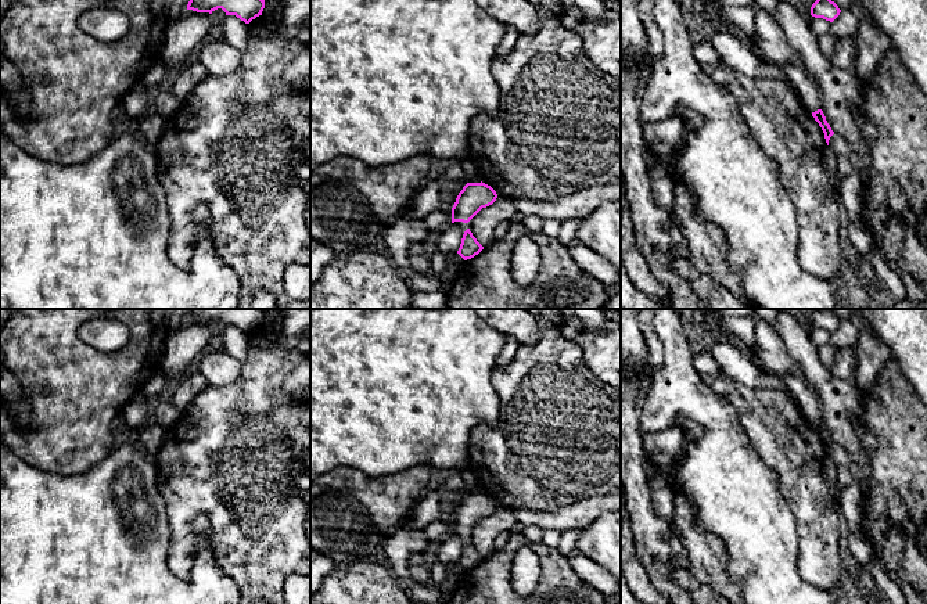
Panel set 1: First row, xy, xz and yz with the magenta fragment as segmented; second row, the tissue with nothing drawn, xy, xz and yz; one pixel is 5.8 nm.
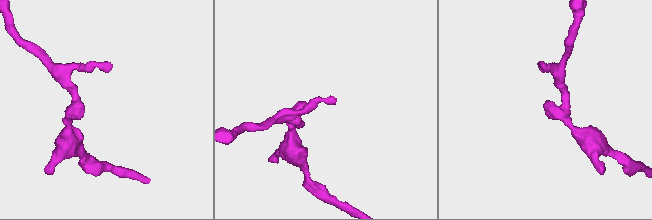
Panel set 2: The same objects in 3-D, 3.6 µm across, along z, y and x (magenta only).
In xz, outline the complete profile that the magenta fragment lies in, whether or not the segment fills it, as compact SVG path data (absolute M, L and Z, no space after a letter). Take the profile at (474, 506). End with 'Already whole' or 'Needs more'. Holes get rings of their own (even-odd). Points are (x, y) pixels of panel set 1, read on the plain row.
M467 493L452 518L452 533L468 533L482 518L492 515L496 501L485 493Z. Already whole

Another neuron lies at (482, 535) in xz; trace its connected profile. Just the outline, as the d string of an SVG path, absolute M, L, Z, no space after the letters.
M496 508L496 511L482 518L470 532L468 539L477 551L484 557L489 557L495 549L493 542L502 532L514 532L518 526L515 514L507 508Z

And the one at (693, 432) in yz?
M682 416L679 417L679 421L686 431L685 432L685 445L696 442L701 438L703 428L698 424L696 424L694 421L690 421Z

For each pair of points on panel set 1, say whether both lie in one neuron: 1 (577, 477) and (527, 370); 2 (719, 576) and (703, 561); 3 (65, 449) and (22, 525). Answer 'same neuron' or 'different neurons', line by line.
1: same neuron
2: same neuron
3: different neurons

